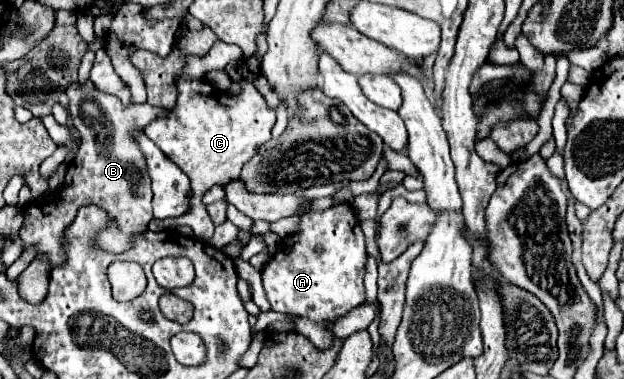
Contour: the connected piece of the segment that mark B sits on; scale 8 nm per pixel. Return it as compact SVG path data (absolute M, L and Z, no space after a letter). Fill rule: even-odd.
M77 82L71 84L67 96L71 98L69 108L75 128L81 134L81 148L75 156L75 166L71 166L69 172L71 182L59 192L47 194L43 202L41 198L33 200L23 210L23 226L19 230L23 250L35 246L37 256L47 256L49 270L55 268L55 264L63 264L63 232L67 224L75 220L75 212L81 206L95 204L115 220L115 228L99 232L99 248L107 252L127 252L131 248L131 236L143 236L147 232L147 224L153 220L151 178L147 176L147 162L143 160L143 154L139 154L139 146L131 132L135 132L135 128L143 130L151 120L167 114L167 110L147 102L125 106L119 98L99 92L91 82L85 86L79 86Z

